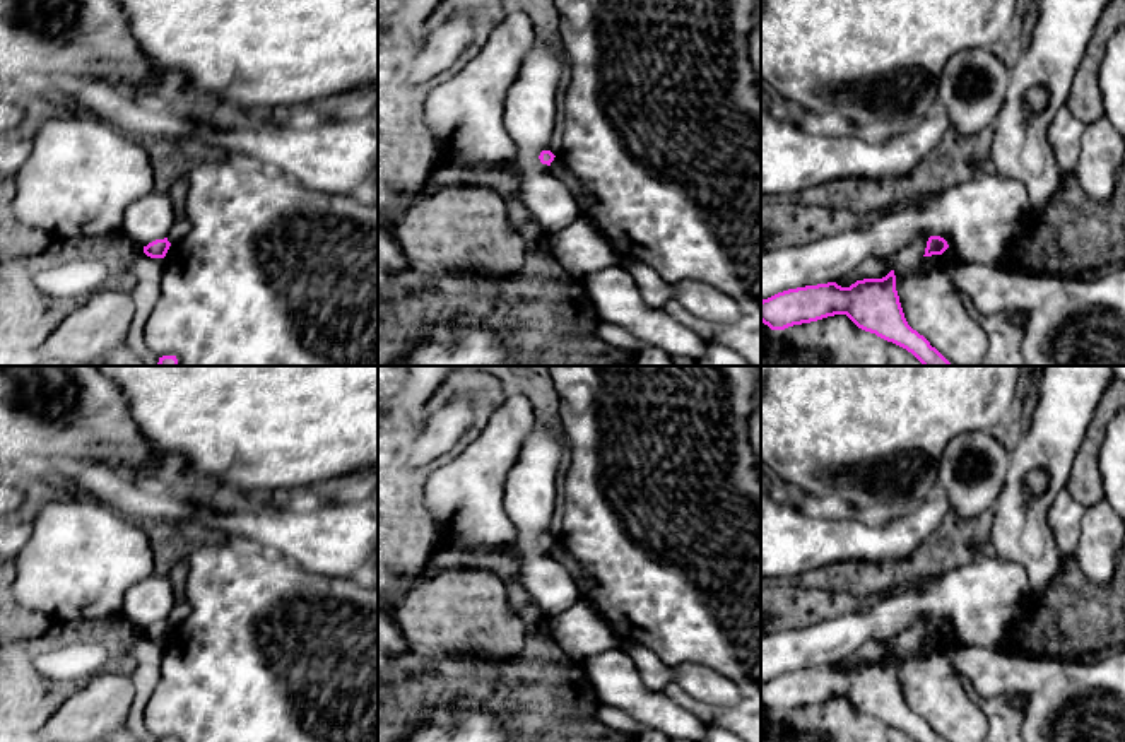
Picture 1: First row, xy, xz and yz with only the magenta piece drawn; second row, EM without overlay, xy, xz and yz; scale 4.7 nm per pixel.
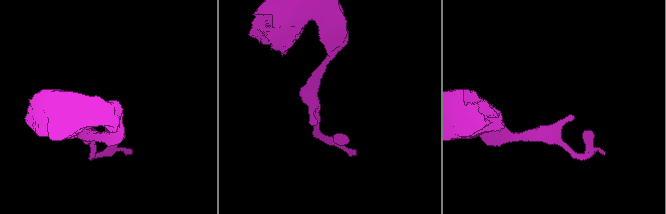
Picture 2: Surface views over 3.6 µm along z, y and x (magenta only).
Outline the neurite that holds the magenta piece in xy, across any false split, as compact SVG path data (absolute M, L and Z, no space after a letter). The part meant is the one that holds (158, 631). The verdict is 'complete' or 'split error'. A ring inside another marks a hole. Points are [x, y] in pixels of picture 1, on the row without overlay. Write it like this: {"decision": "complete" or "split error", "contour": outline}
{"decision": "split error", "contour": "M186 600L176 602L173 612L164 622L156 622L144 629L144 636L150 641L164 641L169 629L181 624L190 614L190 605Z"}

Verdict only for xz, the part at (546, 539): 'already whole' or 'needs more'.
needs more

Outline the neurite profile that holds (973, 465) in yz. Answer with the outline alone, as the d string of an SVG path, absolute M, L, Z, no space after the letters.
M968 431L954 436L944 448L939 468L939 492L944 492L951 508L964 520L993 508L1009 470L1010 453L992 431Z

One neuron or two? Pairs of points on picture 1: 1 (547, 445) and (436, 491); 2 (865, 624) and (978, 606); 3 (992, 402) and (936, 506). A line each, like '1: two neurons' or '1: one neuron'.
1: two neurons
2: one neuron
3: two neurons

